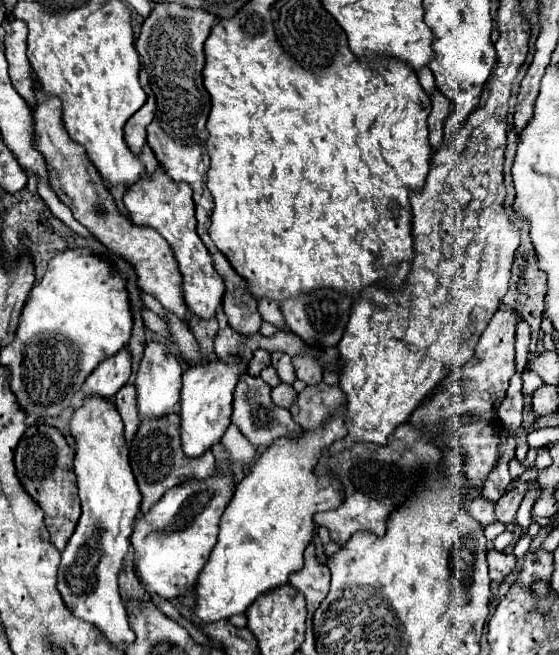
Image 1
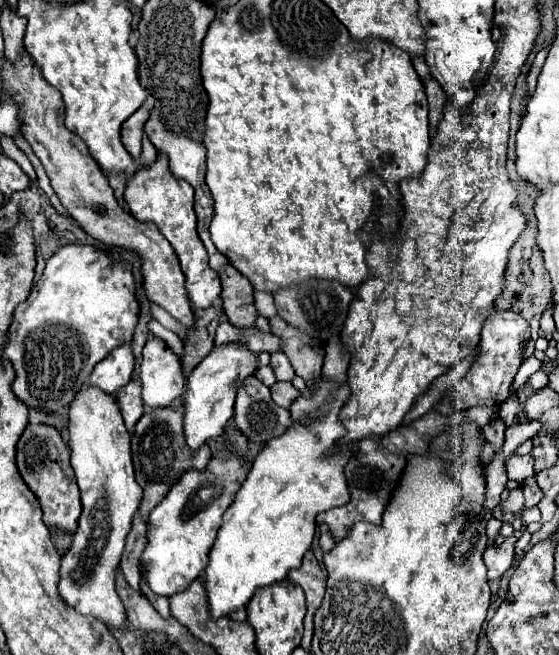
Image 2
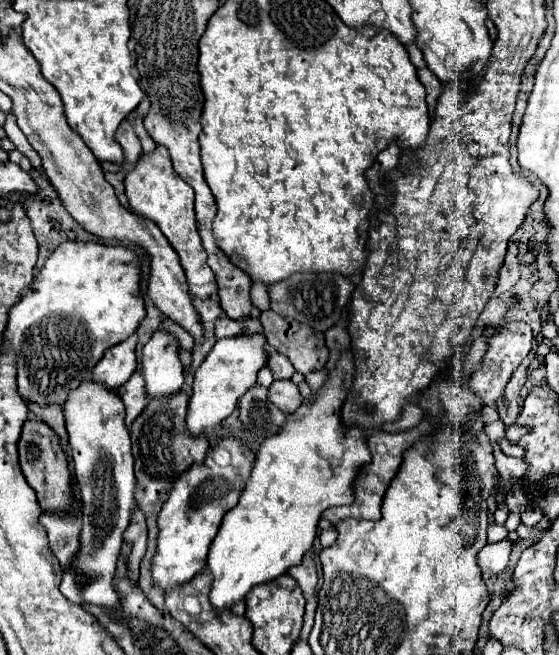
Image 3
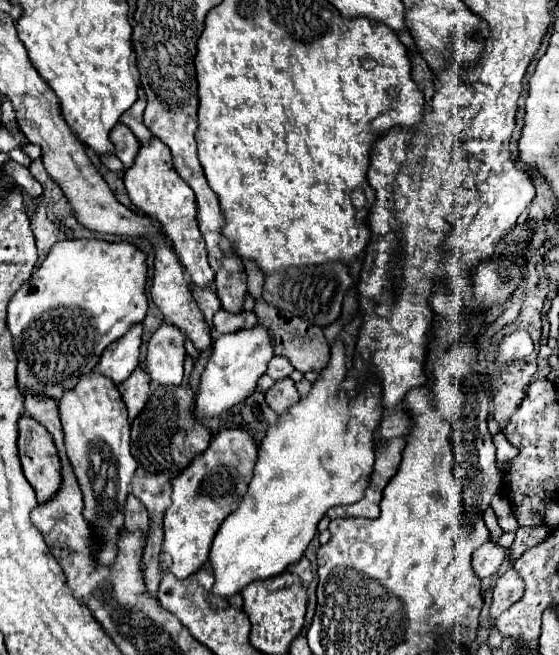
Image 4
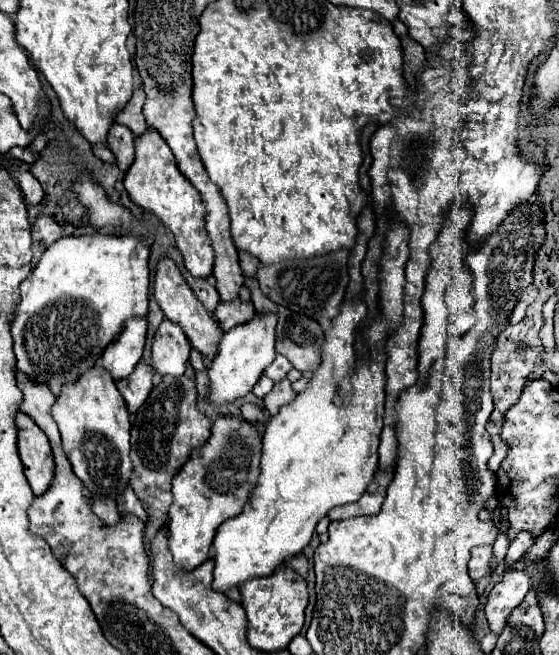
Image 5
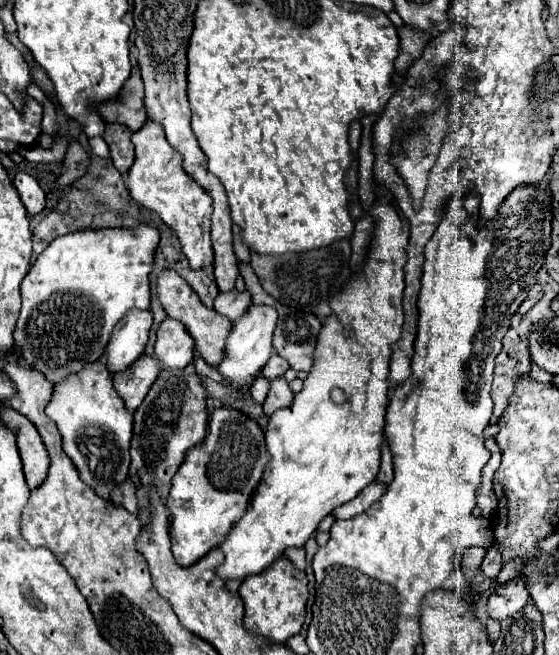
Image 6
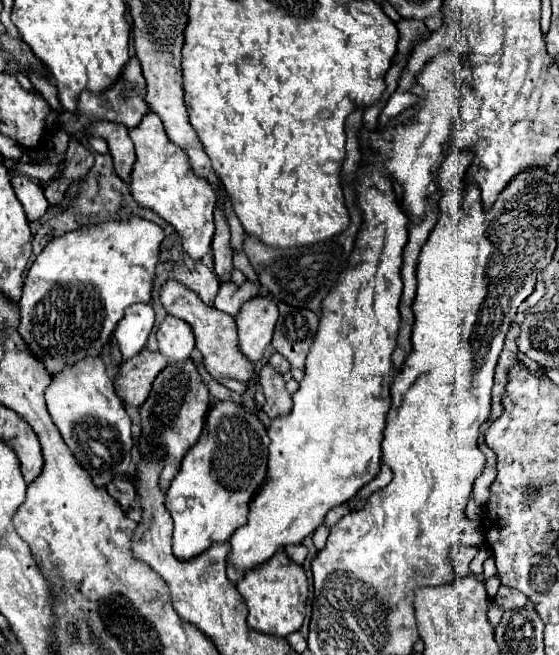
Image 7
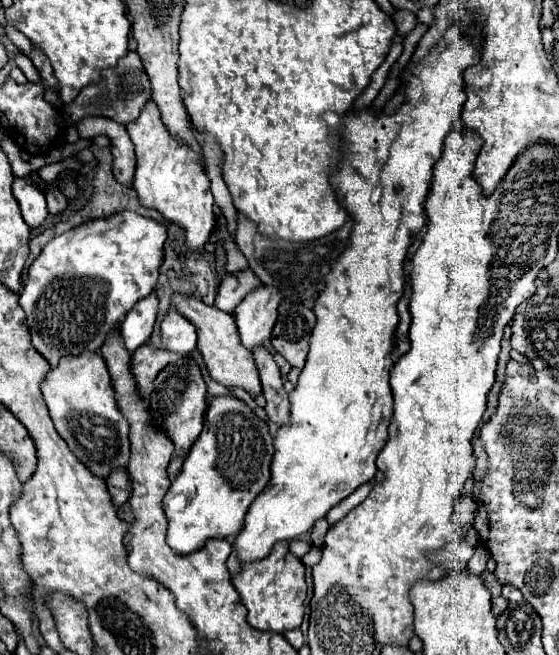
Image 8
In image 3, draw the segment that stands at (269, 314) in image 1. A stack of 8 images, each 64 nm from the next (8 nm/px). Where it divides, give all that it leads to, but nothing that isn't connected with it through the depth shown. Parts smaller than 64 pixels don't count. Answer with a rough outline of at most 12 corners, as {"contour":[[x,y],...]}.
{"contour":[[252,284],[250,296],[256,308],[266,310],[268,288],[264,284]]}

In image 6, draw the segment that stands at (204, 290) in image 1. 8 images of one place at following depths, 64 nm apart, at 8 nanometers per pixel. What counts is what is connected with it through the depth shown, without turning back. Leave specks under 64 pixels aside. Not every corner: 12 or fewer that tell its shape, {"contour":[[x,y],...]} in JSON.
{"contour":[[164,128],[132,134],[130,196],[176,234],[192,268],[212,264],[210,194]]}

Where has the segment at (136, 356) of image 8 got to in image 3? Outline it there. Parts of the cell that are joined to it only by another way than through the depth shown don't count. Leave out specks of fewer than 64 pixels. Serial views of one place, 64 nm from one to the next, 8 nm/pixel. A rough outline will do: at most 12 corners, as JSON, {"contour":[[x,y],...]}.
{"contour":[[134,372],[118,396],[126,406],[126,424],[146,406],[142,374]]}

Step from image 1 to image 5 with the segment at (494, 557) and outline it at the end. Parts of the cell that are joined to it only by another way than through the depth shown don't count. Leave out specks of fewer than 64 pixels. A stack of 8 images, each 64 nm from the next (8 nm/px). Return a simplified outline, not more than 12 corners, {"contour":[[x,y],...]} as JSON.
{"contour":[[492,546],[472,548],[468,574],[474,580],[488,574]]}

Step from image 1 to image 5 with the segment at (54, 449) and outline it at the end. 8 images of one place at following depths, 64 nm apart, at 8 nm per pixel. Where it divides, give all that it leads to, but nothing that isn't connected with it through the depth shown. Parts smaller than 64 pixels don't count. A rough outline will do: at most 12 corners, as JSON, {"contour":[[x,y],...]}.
{"contour":[[18,412],[18,450],[32,492],[54,478],[52,448],[30,416]]}

